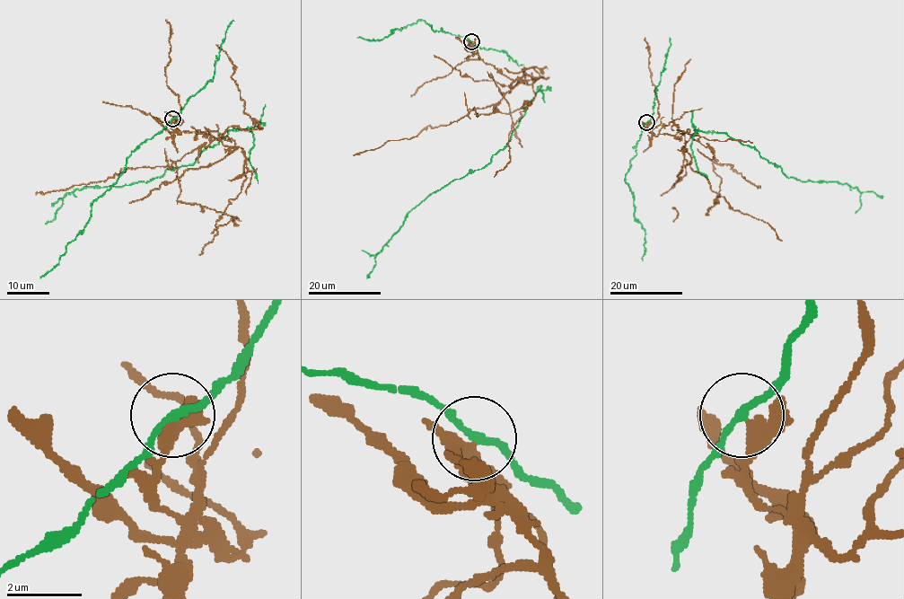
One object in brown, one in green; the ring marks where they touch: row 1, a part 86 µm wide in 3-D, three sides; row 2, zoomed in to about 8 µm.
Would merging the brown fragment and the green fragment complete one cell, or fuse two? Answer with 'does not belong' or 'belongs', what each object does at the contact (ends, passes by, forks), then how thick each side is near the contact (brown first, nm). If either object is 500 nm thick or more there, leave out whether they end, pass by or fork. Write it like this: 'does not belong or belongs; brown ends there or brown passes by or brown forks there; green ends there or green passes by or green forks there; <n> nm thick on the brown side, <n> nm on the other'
does not belong; brown passes by; green passes by; 280 nm thick on the brown side, 180 nm on the other

